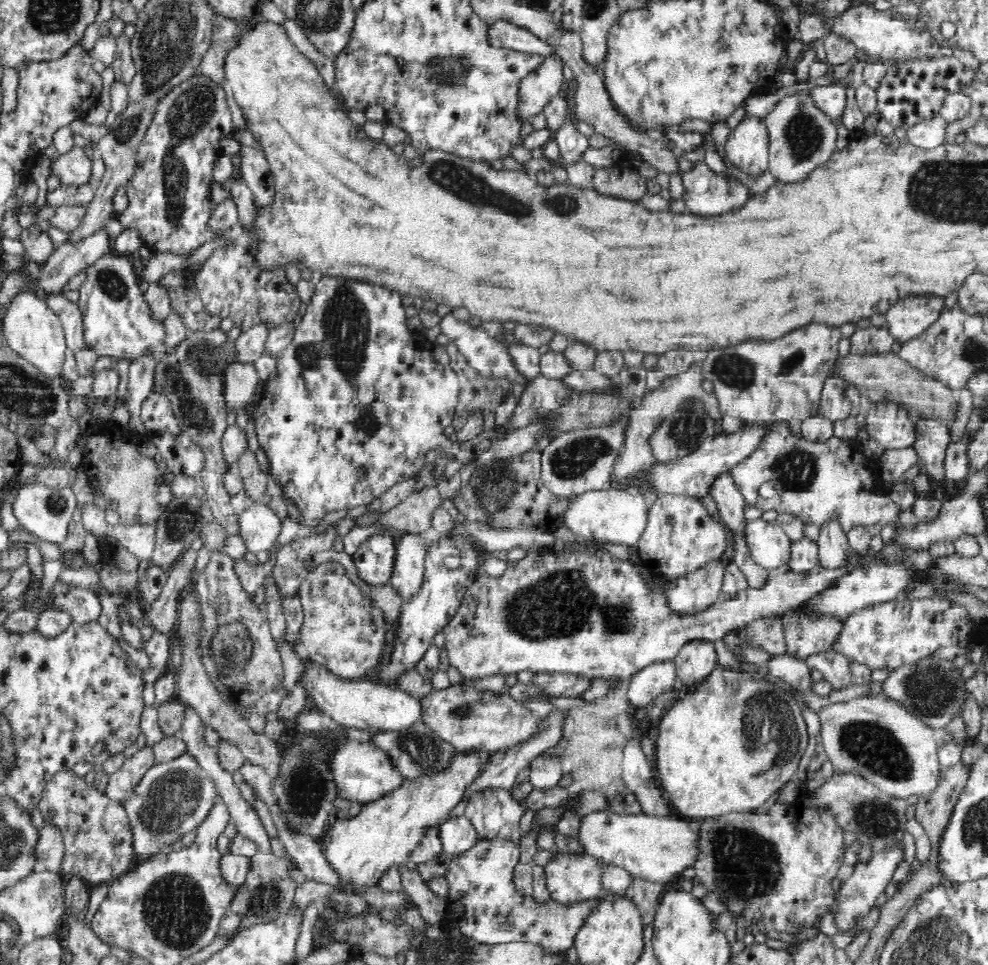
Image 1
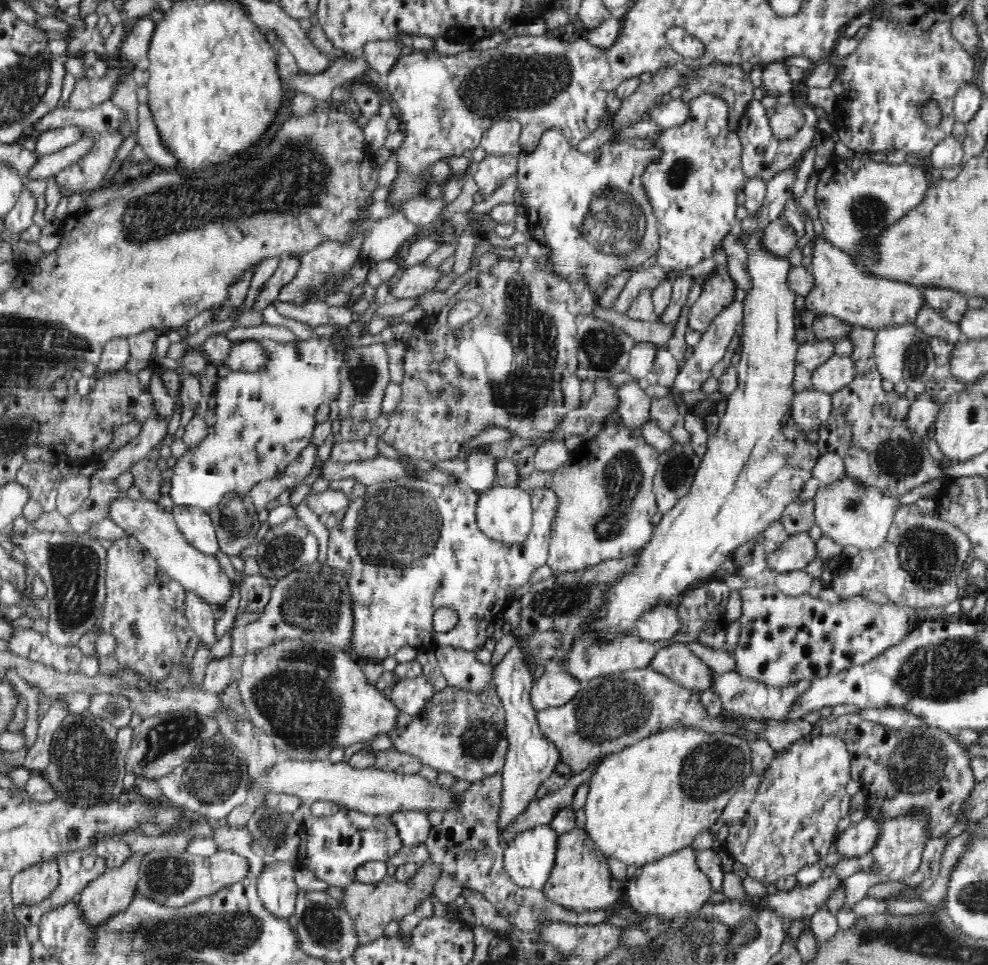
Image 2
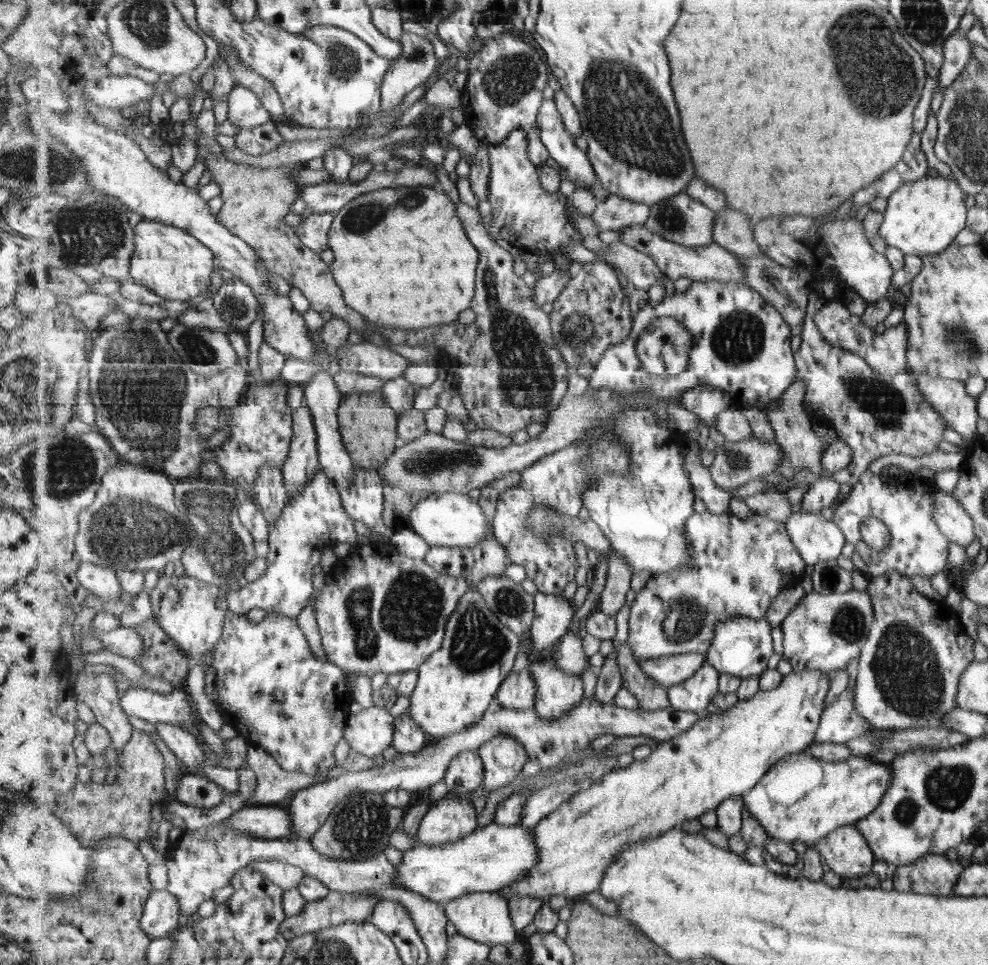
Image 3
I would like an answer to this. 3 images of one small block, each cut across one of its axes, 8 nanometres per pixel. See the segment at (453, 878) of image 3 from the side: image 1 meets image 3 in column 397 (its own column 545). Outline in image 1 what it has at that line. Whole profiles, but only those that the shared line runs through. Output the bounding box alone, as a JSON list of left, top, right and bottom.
[545,853,604,905]

